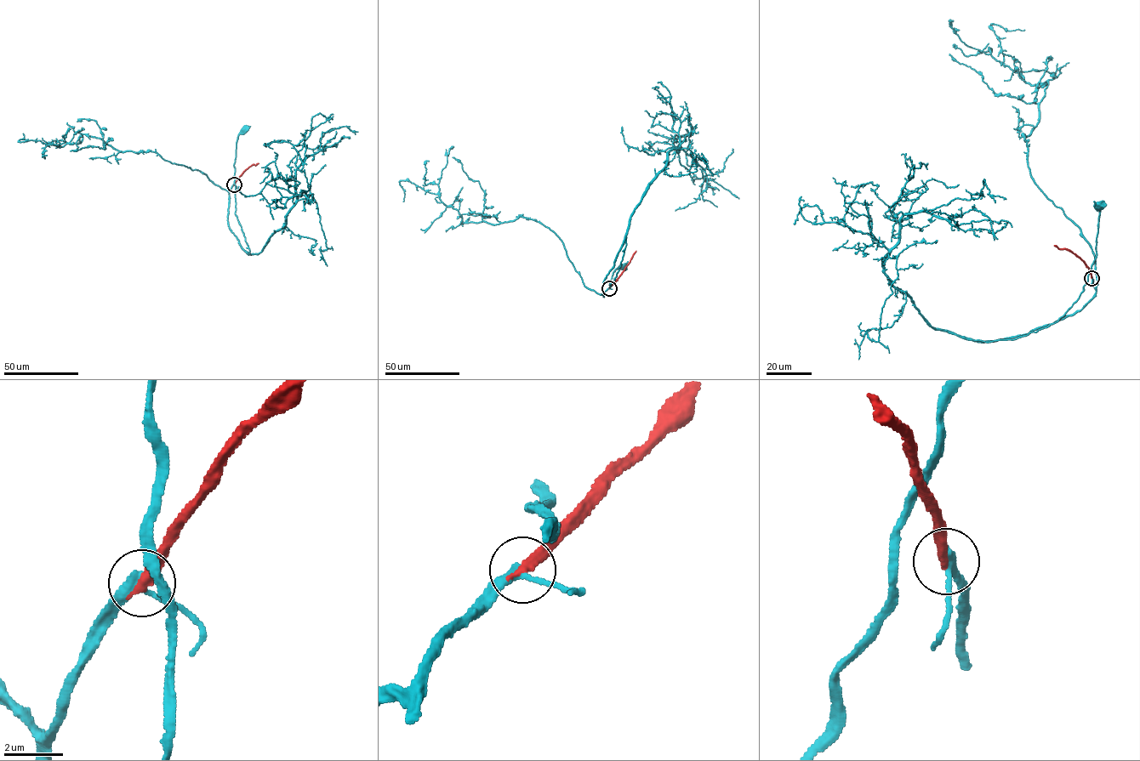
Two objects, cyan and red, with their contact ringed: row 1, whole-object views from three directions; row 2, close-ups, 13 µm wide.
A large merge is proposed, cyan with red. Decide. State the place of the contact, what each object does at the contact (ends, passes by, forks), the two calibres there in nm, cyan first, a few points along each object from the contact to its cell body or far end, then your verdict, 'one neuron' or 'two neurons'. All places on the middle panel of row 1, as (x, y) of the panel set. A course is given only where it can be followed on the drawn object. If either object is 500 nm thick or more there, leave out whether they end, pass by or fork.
place (609, 288); cyan passes by; red ends; calibres 280 and 360 nm; course cyan (609, 288), (603, 297), (603, 281), (624, 241), (626, 246), (620, 267), (610, 286), (614, 269), (622, 266); course red (609, 287), (635, 251); two neurons

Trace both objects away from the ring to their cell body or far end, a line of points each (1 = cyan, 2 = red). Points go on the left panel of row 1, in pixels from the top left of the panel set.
1: (234, 184), (229, 194), (227, 222), (241, 247), (248, 252), (235, 213), (236, 145), (237, 136), (244, 130)
2: (234, 184), (245, 170), (259, 163)

